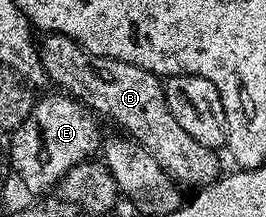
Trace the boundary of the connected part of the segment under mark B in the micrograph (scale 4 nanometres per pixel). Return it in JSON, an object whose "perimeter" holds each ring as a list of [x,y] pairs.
{"perimeter":[[[49,33],[44,39],[49,46],[48,62],[53,62],[61,70],[62,77],[85,94],[84,102],[98,116],[106,115],[107,118],[114,119],[125,130],[122,132],[128,133],[141,146],[146,147],[178,184],[186,183],[192,189],[204,189],[222,178],[223,170],[221,171],[221,163],[217,160],[218,152],[200,144],[179,125],[168,107],[166,88],[158,76],[133,63],[92,55],[65,35]]]}

